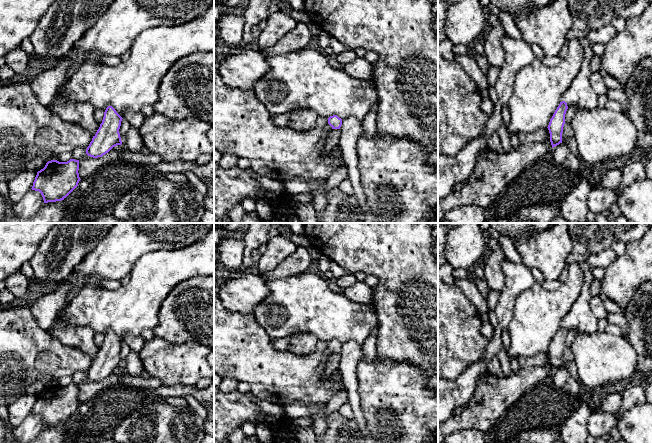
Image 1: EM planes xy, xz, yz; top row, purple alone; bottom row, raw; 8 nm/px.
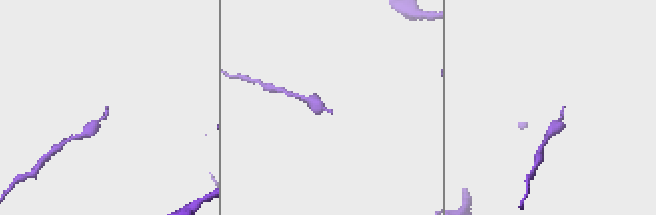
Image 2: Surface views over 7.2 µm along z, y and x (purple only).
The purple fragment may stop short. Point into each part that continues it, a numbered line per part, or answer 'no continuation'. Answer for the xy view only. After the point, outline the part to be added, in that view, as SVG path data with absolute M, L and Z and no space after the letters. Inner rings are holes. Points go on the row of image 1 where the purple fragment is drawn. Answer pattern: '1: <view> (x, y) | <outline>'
no continuation

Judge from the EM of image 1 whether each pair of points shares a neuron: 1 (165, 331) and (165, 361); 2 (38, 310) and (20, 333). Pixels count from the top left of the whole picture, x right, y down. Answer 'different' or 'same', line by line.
1: different
2: different

